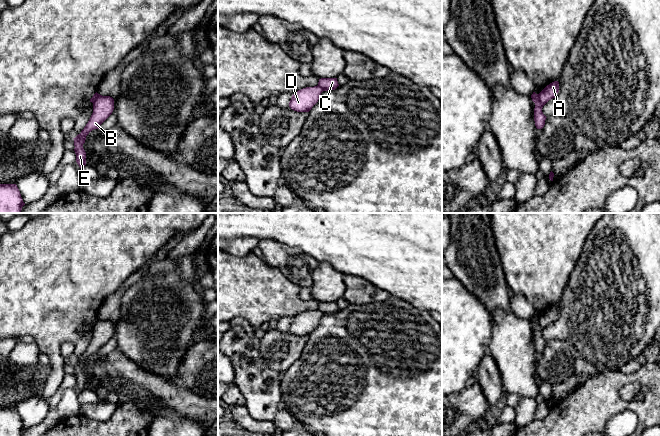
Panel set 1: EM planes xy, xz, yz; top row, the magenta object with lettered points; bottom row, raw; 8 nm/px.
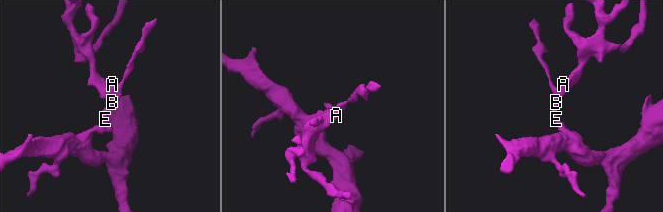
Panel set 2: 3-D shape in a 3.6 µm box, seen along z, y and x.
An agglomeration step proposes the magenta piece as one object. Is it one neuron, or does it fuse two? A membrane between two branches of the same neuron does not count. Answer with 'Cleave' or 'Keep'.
Cleave

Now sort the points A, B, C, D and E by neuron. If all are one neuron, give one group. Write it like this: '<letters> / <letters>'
A D / B C E

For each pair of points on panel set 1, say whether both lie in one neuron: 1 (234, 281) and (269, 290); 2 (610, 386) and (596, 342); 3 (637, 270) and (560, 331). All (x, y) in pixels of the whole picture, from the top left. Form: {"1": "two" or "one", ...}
{"1": "one", "2": "two", "3": "one"}

